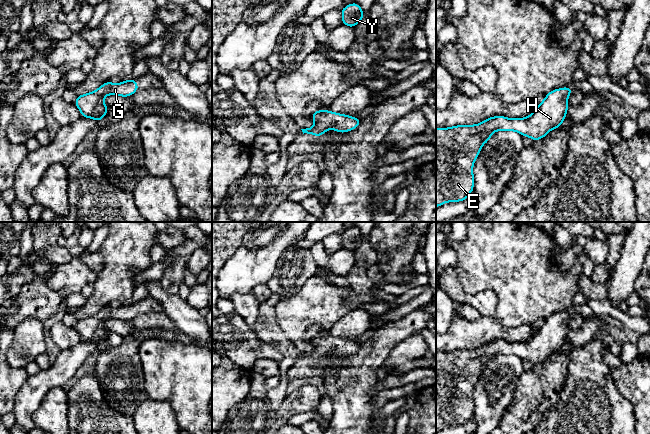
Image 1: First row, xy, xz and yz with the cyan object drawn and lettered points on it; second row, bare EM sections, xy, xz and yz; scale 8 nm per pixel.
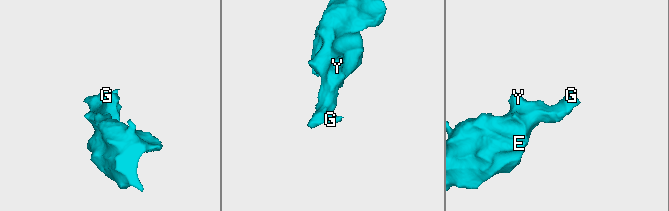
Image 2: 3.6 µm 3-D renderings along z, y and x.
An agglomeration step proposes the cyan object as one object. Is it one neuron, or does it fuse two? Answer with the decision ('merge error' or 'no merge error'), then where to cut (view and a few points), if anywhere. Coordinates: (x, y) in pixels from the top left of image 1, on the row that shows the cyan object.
no merge error; no cut

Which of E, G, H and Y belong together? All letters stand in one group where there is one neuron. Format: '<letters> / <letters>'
E G H Y

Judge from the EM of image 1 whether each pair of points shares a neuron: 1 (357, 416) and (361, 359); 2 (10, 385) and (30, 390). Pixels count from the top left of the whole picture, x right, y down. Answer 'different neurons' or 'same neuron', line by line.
1: same neuron
2: different neurons

